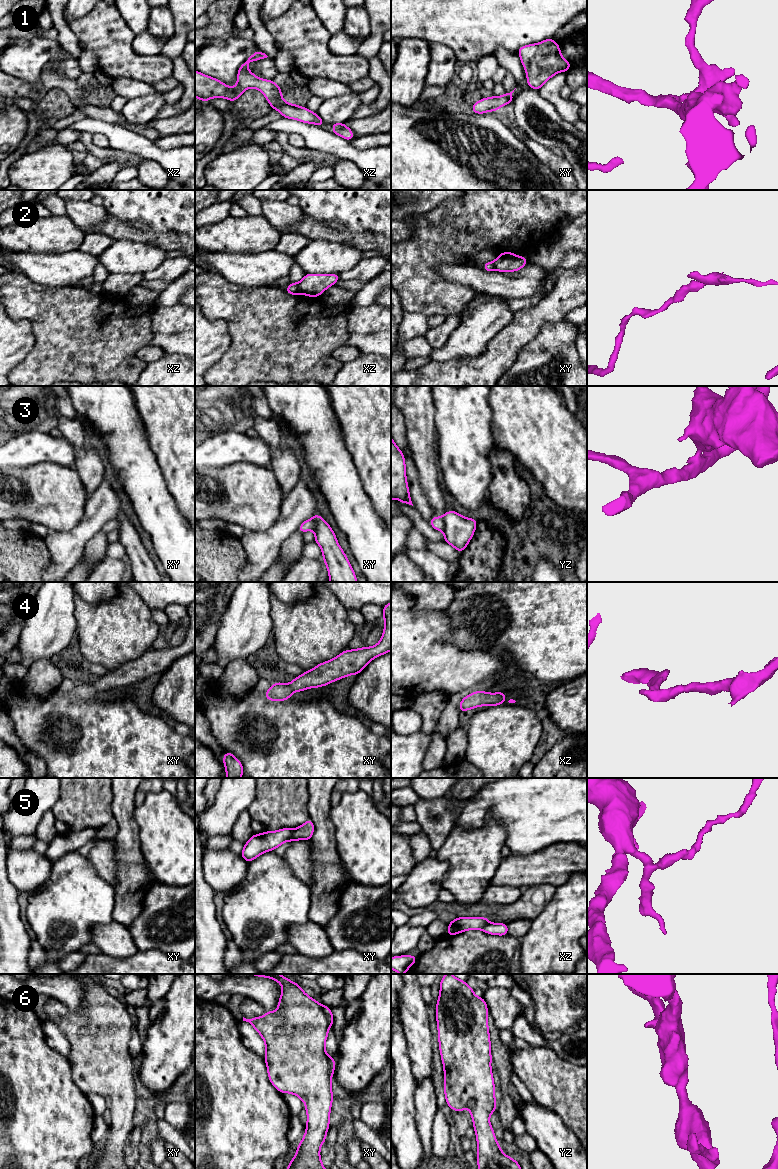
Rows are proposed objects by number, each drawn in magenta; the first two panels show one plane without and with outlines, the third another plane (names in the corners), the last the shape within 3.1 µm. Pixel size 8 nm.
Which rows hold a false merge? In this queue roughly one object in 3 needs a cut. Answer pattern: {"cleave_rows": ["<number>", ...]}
{"cleave_rows": ["2", "3", "5"]}

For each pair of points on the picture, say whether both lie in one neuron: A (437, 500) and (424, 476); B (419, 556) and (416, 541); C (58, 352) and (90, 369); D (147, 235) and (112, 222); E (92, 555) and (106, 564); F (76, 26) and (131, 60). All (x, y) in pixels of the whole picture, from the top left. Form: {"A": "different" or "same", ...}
{"A": "same", "B": "different", "C": "same", "D": "same", "E": "different", "F": "same"}

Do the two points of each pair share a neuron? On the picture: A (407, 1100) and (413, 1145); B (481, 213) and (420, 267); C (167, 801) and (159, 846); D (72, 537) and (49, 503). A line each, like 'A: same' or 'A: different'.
A: same
B: same
C: same
D: different

